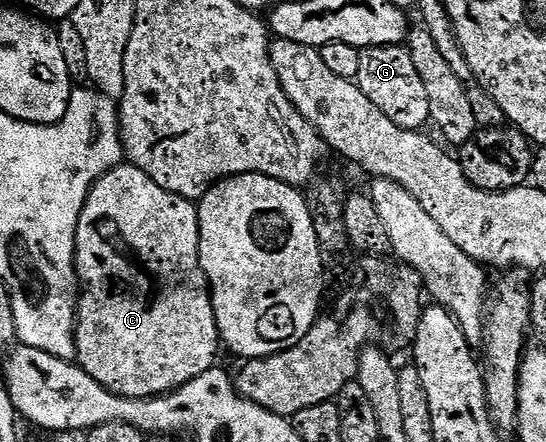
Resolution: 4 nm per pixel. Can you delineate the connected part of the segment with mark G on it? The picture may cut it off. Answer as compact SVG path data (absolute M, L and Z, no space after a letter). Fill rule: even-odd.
M391 44L390 46L374 46L361 51L362 63L358 66L356 84L394 122L394 126L402 126L406 130L420 130L429 123L430 101L426 98L426 85L422 82L414 62L410 59L407 47Z

